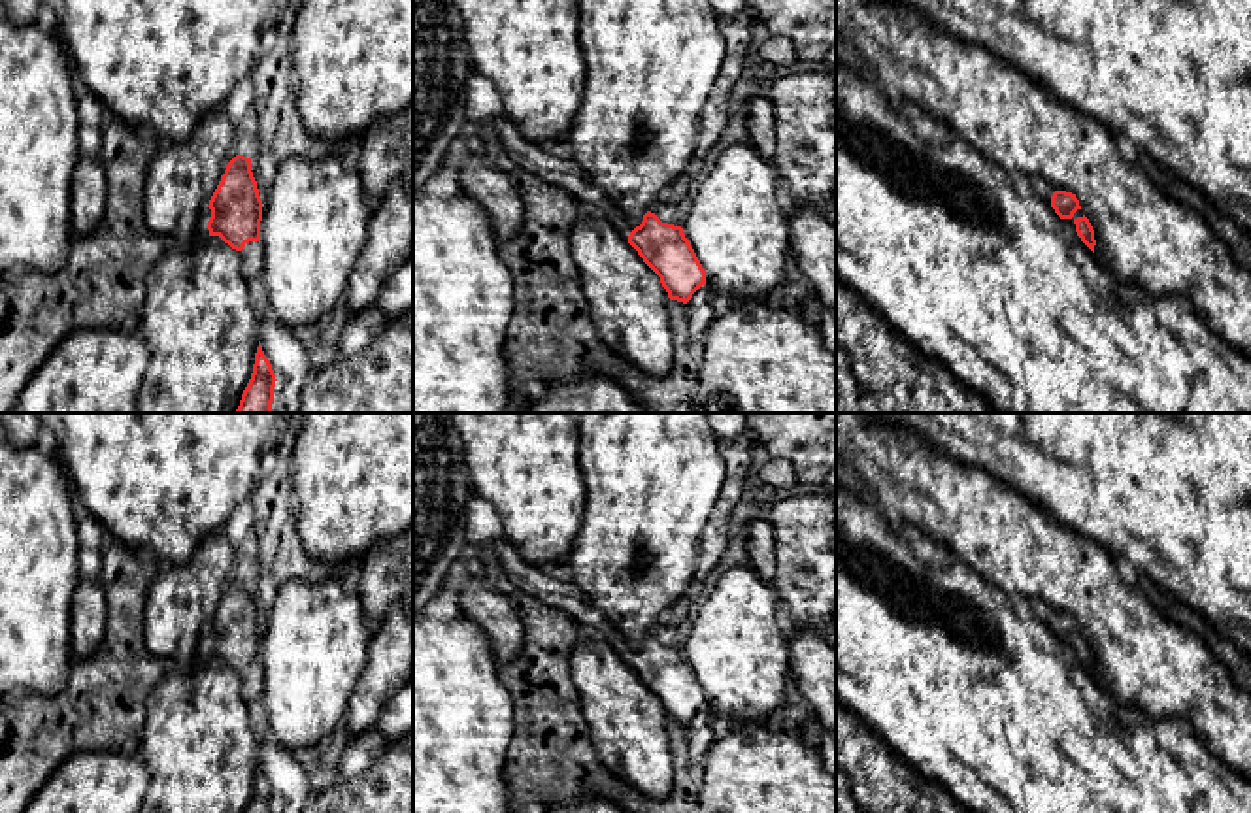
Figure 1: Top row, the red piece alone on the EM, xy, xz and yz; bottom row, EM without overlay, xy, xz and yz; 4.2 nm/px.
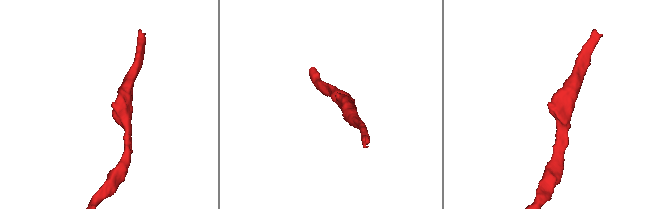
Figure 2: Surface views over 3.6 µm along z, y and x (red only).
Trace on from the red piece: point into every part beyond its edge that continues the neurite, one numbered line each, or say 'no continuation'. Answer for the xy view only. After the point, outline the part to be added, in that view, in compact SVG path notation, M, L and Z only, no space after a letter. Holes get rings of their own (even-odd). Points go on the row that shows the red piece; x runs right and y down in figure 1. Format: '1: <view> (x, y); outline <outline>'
1: xy (200, 234); outline M206 207L196 223L194 234L191 238L191 245L202 245L209 240L208 221L211 217L211 209Z

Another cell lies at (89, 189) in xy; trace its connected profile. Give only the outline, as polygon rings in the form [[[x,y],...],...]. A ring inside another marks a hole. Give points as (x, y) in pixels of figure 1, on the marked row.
[[[79,157],[72,174],[72,232],[92,232],[106,209],[106,174],[98,158]]]

